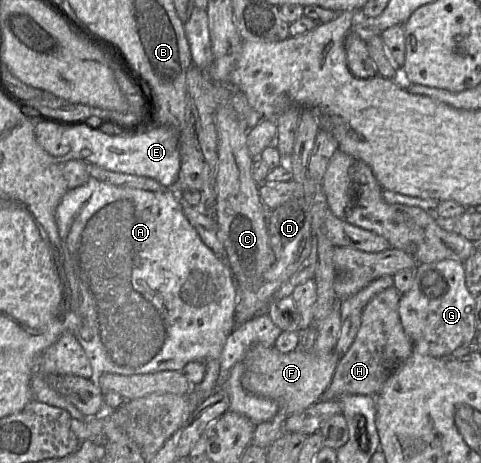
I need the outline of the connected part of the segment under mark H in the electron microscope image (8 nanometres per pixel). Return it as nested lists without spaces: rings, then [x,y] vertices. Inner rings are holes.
[[[391,286],[376,294],[361,313],[361,325],[348,351],[337,364],[331,382],[320,400],[334,400],[347,394],[376,396],[386,380],[413,353],[415,344],[405,333],[400,316],[402,294]]]

